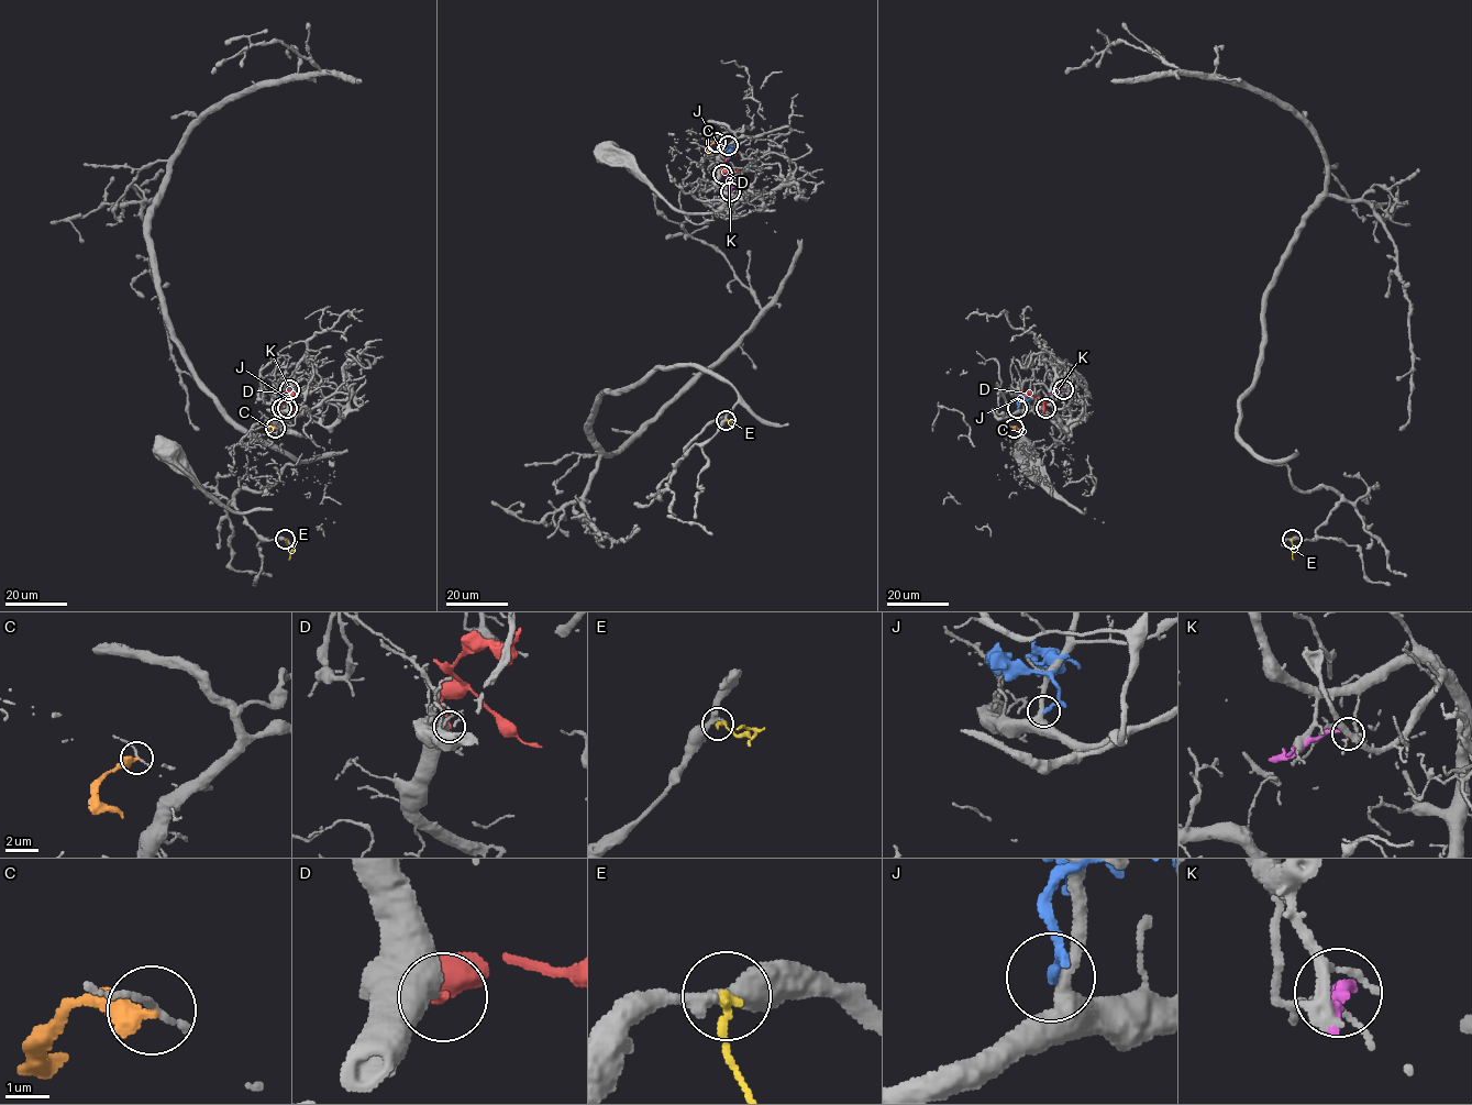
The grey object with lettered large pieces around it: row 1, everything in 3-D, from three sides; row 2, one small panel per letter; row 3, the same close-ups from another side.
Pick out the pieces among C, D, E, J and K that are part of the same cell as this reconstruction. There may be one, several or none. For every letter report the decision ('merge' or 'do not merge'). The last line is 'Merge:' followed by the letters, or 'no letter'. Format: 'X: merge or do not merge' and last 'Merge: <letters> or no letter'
C: do not merge
D: do not merge
E: do not merge
J: do not merge
K: do not merge
Merge: no letter

